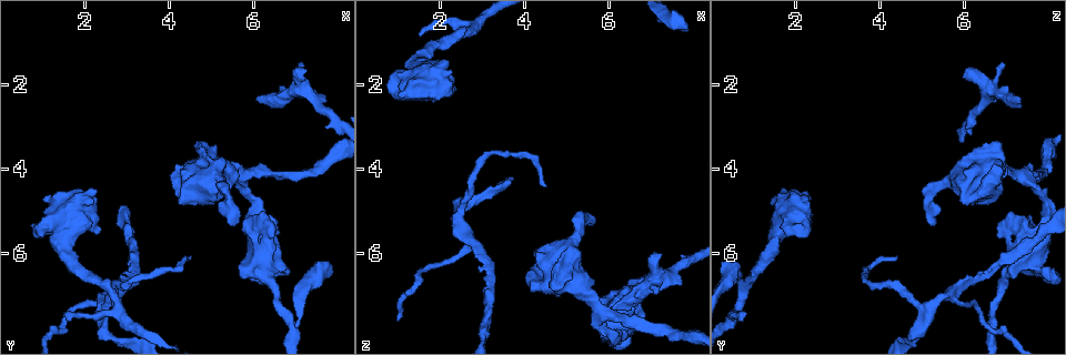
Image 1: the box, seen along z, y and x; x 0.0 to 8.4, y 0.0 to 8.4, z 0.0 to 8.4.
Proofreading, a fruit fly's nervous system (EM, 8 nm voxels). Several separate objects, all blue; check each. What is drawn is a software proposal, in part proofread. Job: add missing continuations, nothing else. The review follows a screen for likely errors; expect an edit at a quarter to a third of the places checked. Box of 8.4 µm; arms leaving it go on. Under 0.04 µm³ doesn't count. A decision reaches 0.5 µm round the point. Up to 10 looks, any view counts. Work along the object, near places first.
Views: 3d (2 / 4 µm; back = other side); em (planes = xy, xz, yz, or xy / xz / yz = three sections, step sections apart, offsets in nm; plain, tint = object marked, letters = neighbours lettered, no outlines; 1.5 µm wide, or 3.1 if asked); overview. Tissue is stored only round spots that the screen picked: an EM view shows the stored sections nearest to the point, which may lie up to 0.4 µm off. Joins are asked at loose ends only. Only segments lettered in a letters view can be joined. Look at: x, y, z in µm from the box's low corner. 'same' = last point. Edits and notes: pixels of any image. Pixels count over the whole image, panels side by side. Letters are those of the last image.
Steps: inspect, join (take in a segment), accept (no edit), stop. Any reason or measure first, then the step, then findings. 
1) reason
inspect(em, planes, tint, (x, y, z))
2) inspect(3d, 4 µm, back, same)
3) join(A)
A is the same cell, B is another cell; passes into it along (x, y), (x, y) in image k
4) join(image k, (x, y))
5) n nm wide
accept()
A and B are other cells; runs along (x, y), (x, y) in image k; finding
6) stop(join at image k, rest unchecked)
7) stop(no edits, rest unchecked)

stops while still wide
inspect(3d, 4 µm, (6.40, 5.65, 6.80))

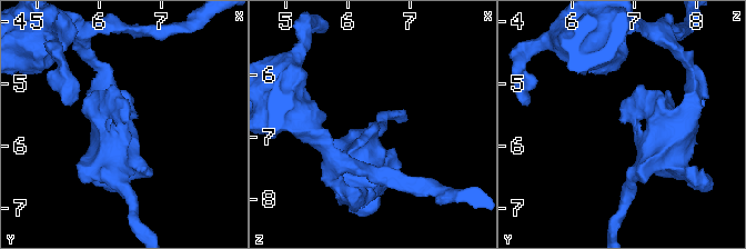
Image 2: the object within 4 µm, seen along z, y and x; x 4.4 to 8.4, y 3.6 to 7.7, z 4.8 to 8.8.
inspect(em, xy, step 8, letters, (6.50, 5.65, 6.85))

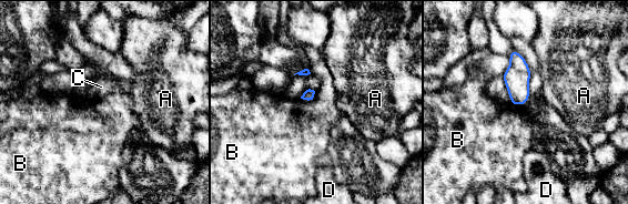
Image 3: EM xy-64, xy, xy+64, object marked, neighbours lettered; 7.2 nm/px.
cut it another way
inspect(em, planes, letters, same)

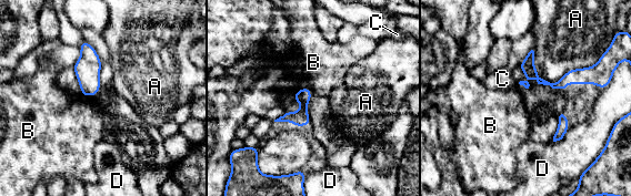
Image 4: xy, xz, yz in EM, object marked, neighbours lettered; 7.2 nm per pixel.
accept()
A, B, C and D are other cells; runs along (523, 65), (550, 84), (591, 81) in image 4; no lettered segment goes on from it

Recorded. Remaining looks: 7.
an open end
inspect(3d, 2 µm, (6.05, 2.40, 7.30))

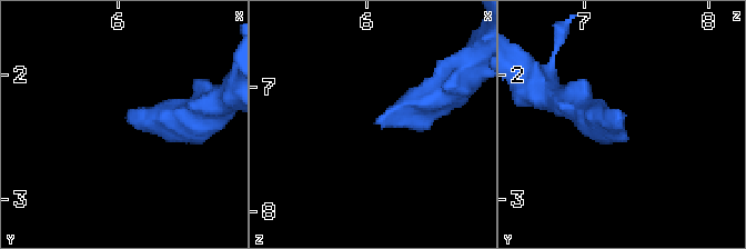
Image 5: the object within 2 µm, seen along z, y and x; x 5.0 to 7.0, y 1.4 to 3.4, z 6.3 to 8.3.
inspect(em, 3.1 µm, planes, letters, (6.06, 2.38, 7.28))

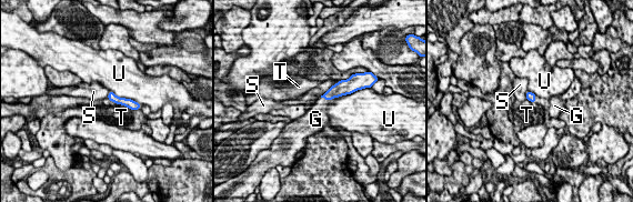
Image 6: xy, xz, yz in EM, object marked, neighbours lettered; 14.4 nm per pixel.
join(image 6, (318, 113))
G is the same cell, S, T and U are other cells; passes into it along (339, 89), (327, 99), (318, 113) in image 6; the cell continues

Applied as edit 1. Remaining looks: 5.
see it whole again
inspect(overview)

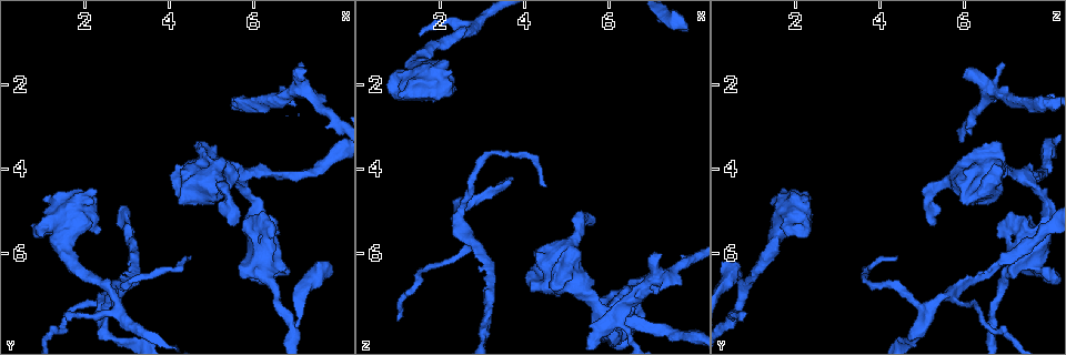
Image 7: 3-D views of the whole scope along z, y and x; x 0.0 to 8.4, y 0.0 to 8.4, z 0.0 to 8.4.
inspect(em, xz, step 8, letters, (7.25, 1.60, 6.05))

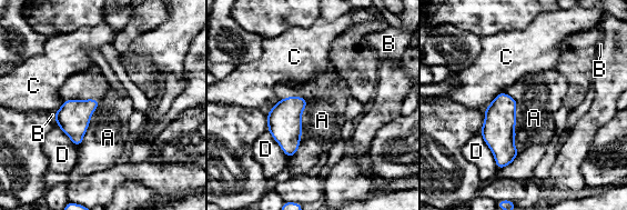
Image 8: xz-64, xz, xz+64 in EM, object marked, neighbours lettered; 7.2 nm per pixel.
accept()
A, B, C and D are other cells; border along (309, 101), (300, 146), (289, 159) in image 8; no lettered segment goes on from it

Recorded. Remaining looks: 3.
an open end
inspect(em, planes, letters, (4.60, 6.10, 4.35))

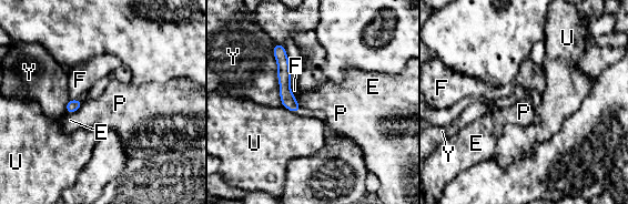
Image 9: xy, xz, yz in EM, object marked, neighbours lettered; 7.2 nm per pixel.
accept()
E, F, P, U and Y are other cells; runs along (276, 47), (284, 91), (296, 109) in image 9; no lettered segment goes on from it

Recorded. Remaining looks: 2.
stop(join at image 6, rest unchecked)

